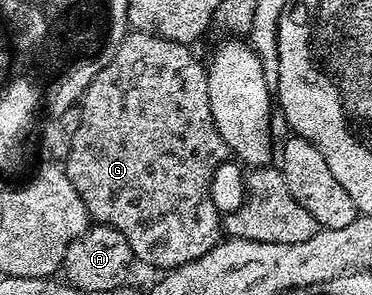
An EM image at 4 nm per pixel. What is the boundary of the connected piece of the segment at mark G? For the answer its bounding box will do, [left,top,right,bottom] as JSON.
[63,30,231,269]

